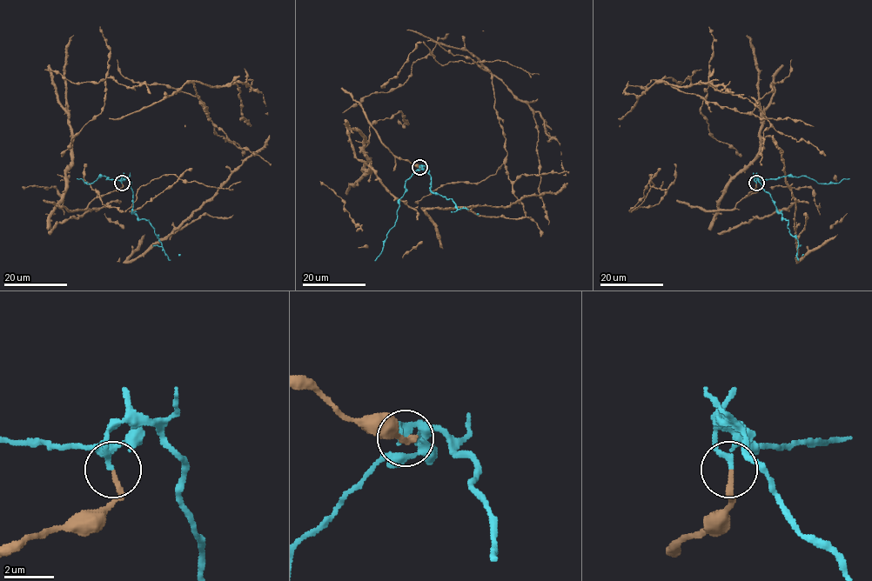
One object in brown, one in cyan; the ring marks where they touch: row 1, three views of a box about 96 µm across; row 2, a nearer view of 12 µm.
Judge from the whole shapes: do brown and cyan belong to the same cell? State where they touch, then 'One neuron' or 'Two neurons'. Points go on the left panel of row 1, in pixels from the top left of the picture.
Place: (122, 183). Two neurons

